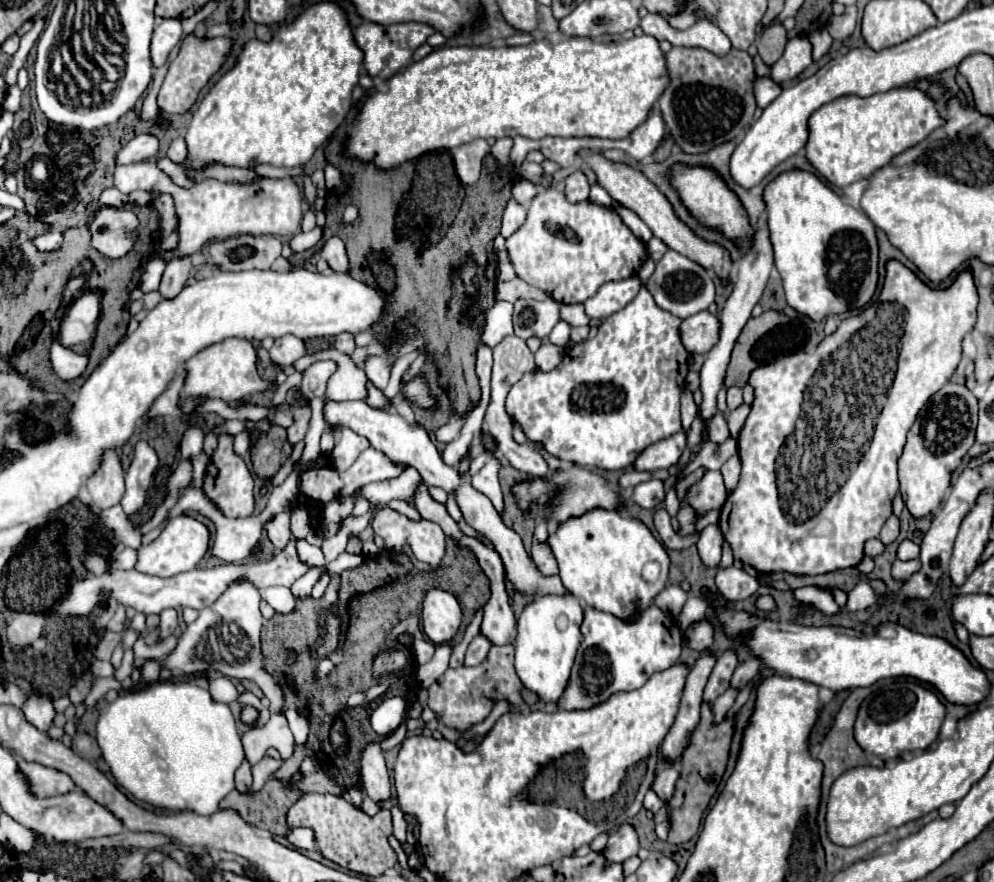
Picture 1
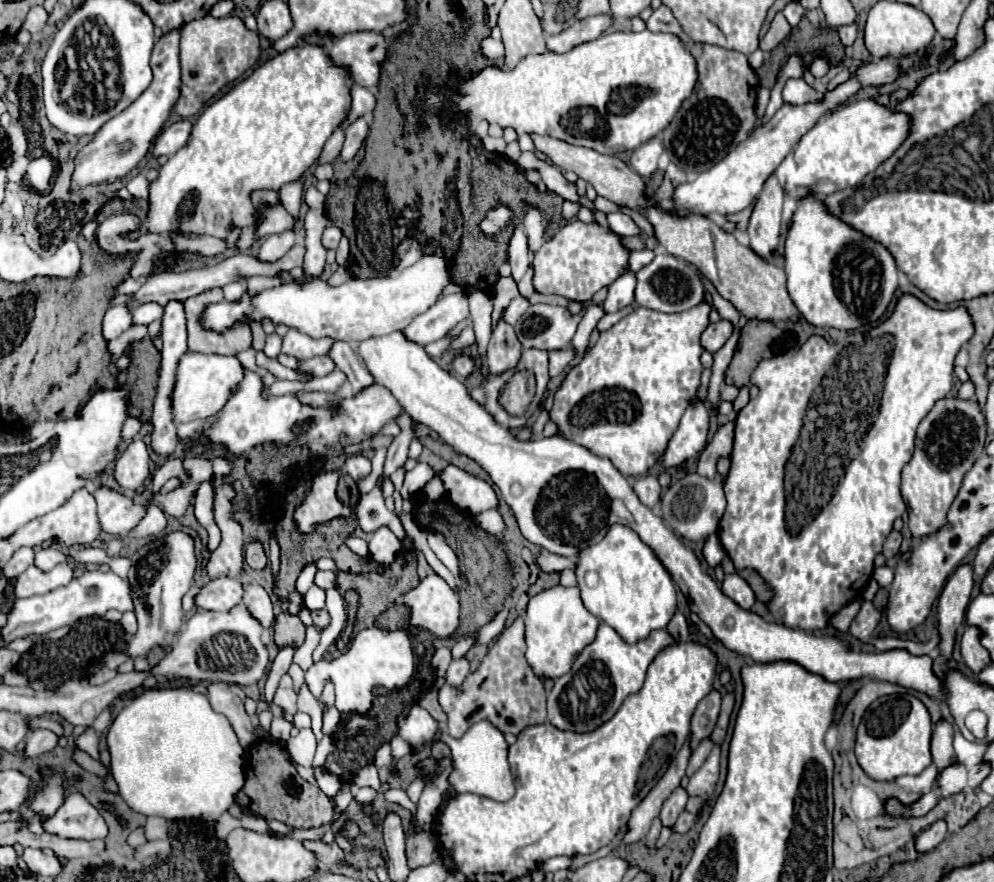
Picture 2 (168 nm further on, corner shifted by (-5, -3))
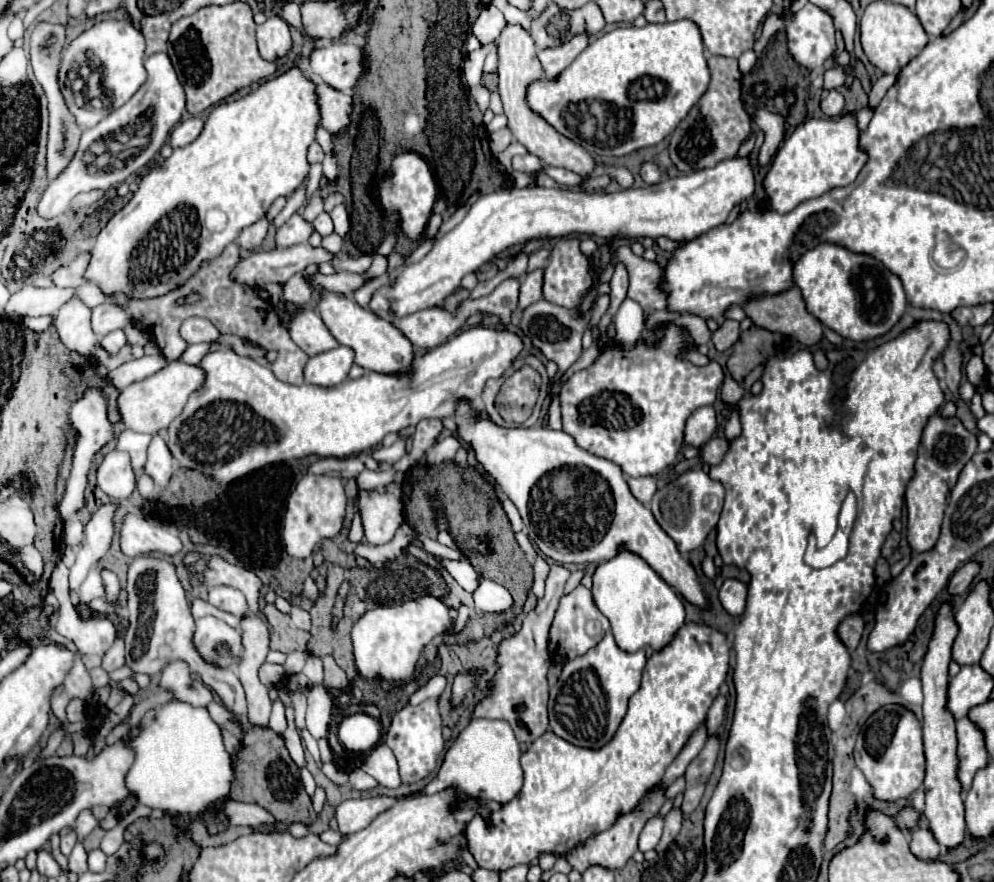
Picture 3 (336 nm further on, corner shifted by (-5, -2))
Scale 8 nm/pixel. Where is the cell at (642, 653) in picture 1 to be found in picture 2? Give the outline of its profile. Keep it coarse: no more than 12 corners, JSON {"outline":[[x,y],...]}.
{"outline":[[608,623],[548,693],[548,721],[588,733],[638,693],[676,639],[628,645]]}

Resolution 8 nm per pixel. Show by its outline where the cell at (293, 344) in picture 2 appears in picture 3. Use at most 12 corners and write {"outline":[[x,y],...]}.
{"outline":[[320,314],[294,316],[290,336],[308,356],[338,346]]}

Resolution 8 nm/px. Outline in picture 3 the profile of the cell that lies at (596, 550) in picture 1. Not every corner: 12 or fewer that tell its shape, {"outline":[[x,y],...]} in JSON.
{"outline":[[632,552],[592,594],[618,648],[658,652],[684,624],[676,592]]}

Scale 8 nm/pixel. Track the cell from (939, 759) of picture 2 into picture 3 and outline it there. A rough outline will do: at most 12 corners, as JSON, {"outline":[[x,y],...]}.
{"outline":[[942,604],[922,666],[926,808],[934,840],[966,836],[956,728],[946,710],[958,626]]}

